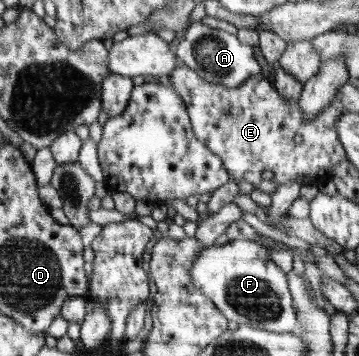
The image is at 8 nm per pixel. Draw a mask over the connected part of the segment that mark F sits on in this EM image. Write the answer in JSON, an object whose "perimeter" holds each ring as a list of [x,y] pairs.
{"perimeter":[[[237,239],[202,249],[190,269],[190,278],[227,319],[240,326],[263,328],[273,333],[292,333],[298,329],[288,274],[270,260],[266,246],[259,242]]]}

